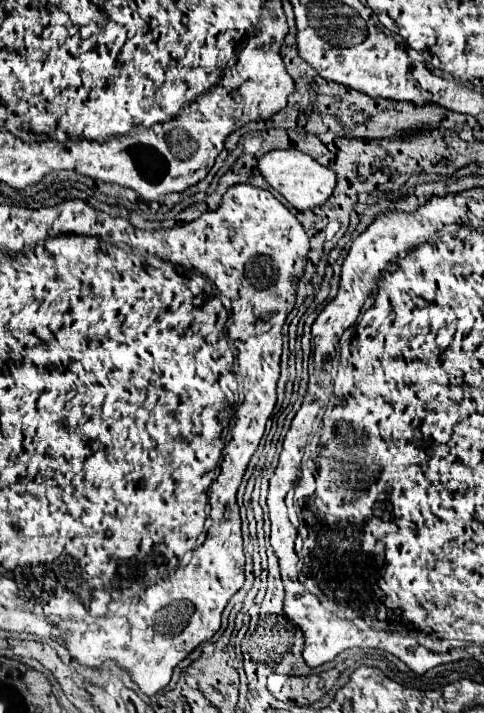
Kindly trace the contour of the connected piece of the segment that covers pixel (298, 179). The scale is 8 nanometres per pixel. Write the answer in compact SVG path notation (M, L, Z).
M272 150L264 154L258 160L258 172L264 176L264 180L280 192L298 212L306 212L310 208L322 206L330 196L336 186L336 176L332 170L320 166L314 162L308 154L302 154L298 150Z

